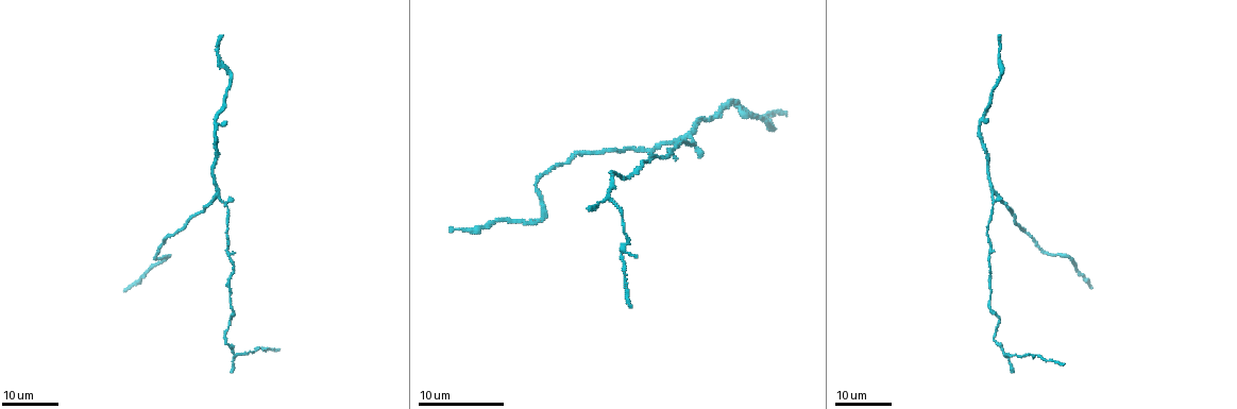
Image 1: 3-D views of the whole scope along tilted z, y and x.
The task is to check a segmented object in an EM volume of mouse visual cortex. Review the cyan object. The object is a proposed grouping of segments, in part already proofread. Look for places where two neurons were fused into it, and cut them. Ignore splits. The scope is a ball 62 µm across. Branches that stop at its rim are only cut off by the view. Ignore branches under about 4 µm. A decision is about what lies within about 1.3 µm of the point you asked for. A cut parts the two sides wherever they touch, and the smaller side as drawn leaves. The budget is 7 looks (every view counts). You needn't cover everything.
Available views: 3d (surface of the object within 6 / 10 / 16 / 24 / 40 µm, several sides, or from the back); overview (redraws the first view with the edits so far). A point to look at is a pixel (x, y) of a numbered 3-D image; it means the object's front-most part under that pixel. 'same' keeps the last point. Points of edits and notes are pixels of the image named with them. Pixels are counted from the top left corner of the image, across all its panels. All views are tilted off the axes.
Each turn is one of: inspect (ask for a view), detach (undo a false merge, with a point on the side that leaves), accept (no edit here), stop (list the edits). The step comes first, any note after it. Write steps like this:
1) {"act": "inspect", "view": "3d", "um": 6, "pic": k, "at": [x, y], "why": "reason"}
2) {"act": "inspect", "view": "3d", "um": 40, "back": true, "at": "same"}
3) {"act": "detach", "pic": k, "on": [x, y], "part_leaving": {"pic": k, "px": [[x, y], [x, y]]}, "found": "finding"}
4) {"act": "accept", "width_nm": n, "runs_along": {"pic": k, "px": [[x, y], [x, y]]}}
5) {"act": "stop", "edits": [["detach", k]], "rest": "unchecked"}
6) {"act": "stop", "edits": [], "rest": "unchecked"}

{"act": "inspect", "view": "3d", "um": 16, "pic": 1, "at": [997, 340], "why": "sudden change in width"}

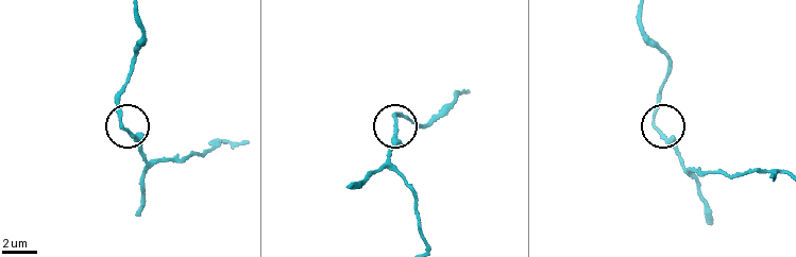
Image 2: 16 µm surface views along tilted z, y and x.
{"act": "inspect", "view": "3d", "um": 10, "pic": 2, "at": [653, 126]}

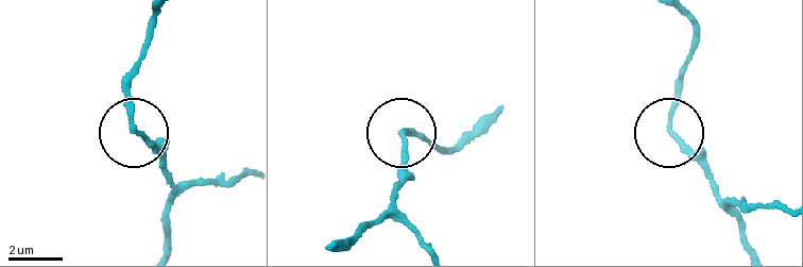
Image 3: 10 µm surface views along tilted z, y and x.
{"act": "inspect", "view": "3d", "um": 10, "back": true, "pic": 3, "at": [671, 133]}

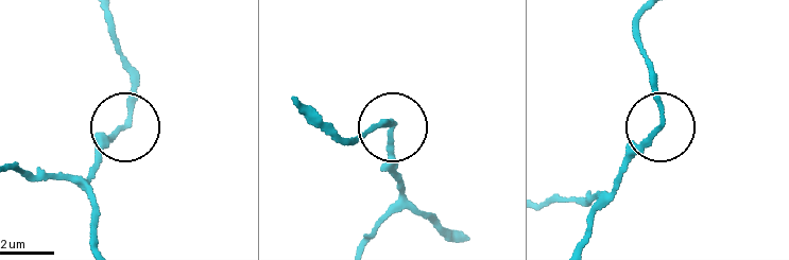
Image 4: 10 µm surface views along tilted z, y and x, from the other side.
{"act": "accept", "runs_along": {"pic": 4, "px": [[108, 11], [107, 30], [127, 72], [133, 115], [93, 167]]}, "found": "one neuron here"}

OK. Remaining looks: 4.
{"act": "inspect", "view": "3d", "um": 16, "pic": 1, "at": [673, 147], "why": "a narrow waist"}

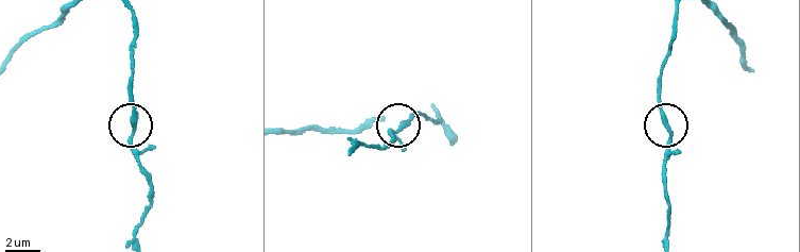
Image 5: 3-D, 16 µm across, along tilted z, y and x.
{"act": "inspect", "view": "3d", "um": 6, "pic": 5, "at": [132, 129], "why": "closer look"}

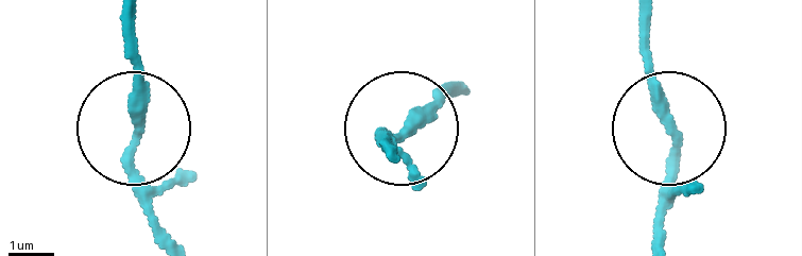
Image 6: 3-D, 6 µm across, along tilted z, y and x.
{"act": "accept", "width_nm": 240, "runs_along": {"pic": 6, "px": [[647, 21], [669, 156], [658, 240]]}, "found": "all the same neuron"}

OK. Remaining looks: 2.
{"act": "inspect", "view": "3d", "um": 24, "pic": 1, "at": [994, 189], "why": "arms part here"}

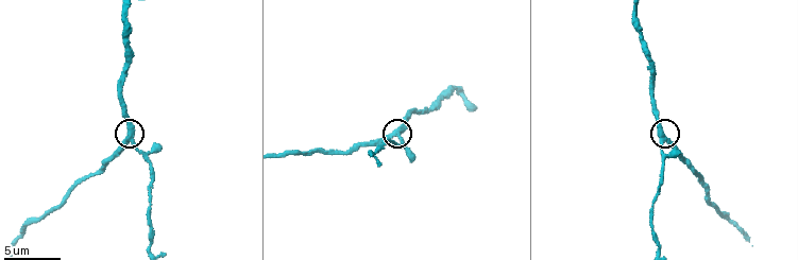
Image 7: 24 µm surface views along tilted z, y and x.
{"act": "inspect", "view": "3d", "um": 6, "pic": 7, "at": [127, 138]}

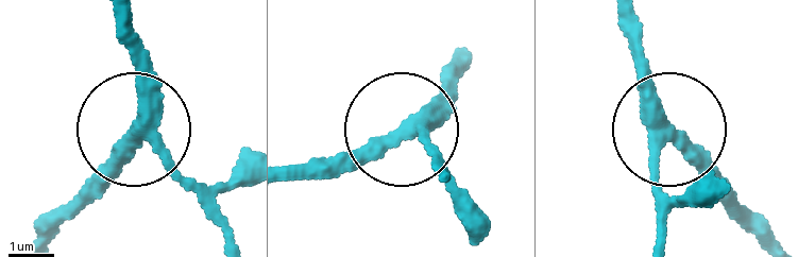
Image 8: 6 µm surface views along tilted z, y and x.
{"act": "accept", "width_nm": 330, "found": "continuous, no second neuron"}

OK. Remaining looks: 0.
{"act": "stop", "edits": [], "rest": "unchecked"}

